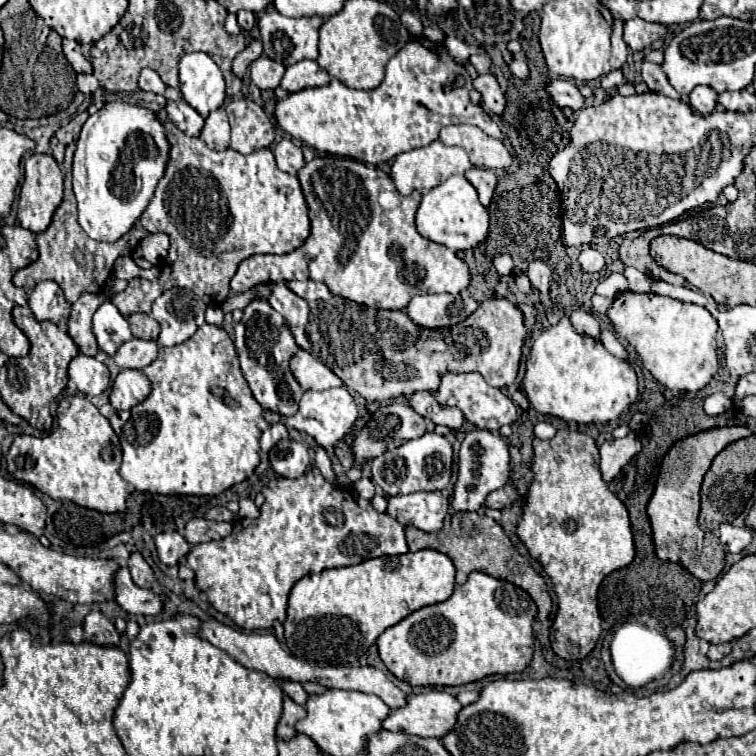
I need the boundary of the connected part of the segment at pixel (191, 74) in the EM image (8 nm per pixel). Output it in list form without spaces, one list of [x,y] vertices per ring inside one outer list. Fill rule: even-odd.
[[[187,53],[179,61],[179,91],[201,117],[207,117],[225,101],[225,79],[219,65],[207,53]]]

